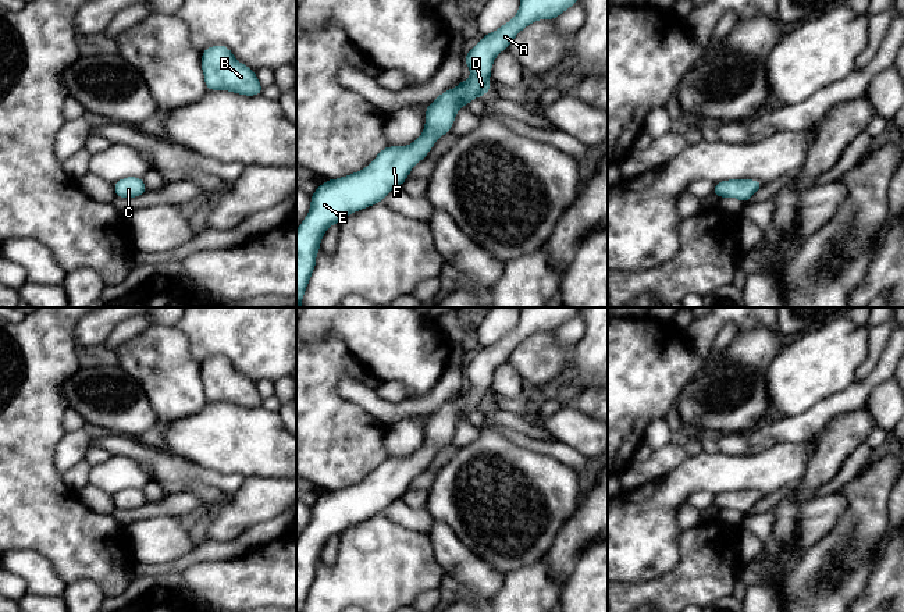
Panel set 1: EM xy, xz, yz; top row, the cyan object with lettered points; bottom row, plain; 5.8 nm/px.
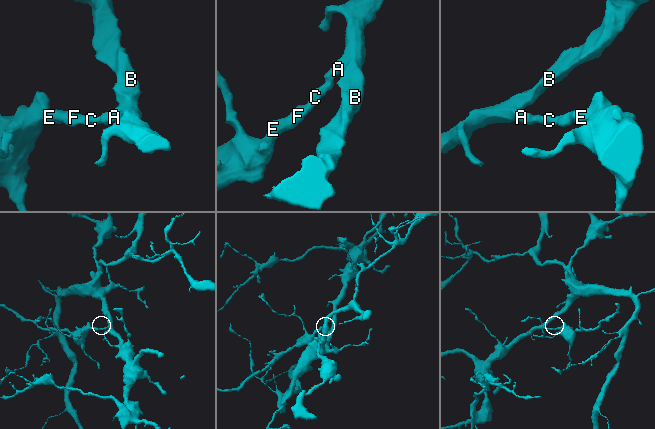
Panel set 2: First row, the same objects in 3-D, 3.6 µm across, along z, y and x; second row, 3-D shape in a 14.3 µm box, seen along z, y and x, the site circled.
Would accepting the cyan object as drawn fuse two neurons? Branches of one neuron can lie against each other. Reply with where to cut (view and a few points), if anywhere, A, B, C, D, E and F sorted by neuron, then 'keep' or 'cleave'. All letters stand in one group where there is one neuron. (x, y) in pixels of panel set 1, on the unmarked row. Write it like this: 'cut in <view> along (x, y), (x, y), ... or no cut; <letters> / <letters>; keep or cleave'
no cut; A B C D E F; keep

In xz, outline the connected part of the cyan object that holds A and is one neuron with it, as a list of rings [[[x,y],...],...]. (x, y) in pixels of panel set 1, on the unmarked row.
[[[522,307],[516,327],[497,342],[483,346],[465,366],[470,389],[442,403],[426,419],[423,445],[413,455],[387,458],[362,483],[327,491],[312,505],[310,522],[296,540],[296,612],[303,612],[327,540],[352,524],[381,515],[392,501],[401,498],[434,455],[451,444],[459,420],[492,401],[490,388],[494,371],[519,344],[535,332],[556,331],[579,312],[580,307]]]

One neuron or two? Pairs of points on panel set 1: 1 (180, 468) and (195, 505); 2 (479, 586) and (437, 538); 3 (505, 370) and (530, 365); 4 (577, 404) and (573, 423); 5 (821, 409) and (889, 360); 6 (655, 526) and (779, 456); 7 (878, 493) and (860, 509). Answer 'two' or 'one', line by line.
1: two
2: one
3: two
4: two
5: one
6: one
7: one

